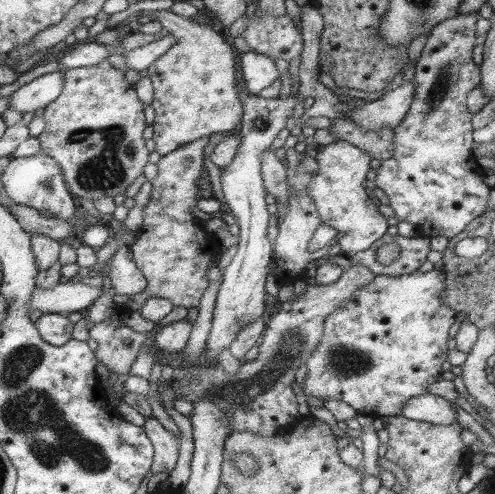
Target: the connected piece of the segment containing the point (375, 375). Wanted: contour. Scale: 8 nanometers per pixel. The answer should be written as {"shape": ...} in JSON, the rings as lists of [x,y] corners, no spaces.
{"shape":[[[441,270],[411,272],[403,276],[377,276],[373,282],[329,314],[323,322],[319,344],[305,360],[307,376],[301,394],[317,400],[337,400],[361,416],[399,416],[403,404],[427,394],[427,386],[437,382],[441,362],[445,362],[447,330],[467,316],[447,306],[441,294],[447,288],[447,274]]]}

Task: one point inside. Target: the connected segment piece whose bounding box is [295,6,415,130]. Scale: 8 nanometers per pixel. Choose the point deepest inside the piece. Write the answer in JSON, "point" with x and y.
{"point":[389,110]}

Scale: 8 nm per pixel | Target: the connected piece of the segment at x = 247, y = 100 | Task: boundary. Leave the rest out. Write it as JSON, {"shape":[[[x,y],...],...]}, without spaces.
{"shape":[[[237,86],[239,100],[243,104],[243,116],[241,116],[241,134],[243,134],[243,144],[239,144],[239,154],[231,164],[221,170],[221,192],[223,192],[223,210],[227,210],[231,216],[235,216],[237,226],[239,226],[239,242],[237,242],[237,254],[233,260],[223,268],[221,276],[221,288],[217,292],[215,308],[213,308],[213,320],[211,320],[211,332],[207,338],[207,348],[203,358],[209,360],[213,366],[217,366],[217,352],[223,348],[229,348],[229,344],[235,340],[235,334],[253,318],[259,318],[263,308],[263,298],[265,298],[265,278],[269,276],[267,266],[271,262],[273,246],[267,238],[267,218],[269,212],[265,210],[265,182],[261,174],[261,164],[259,156],[273,138],[279,134],[279,130],[285,128],[285,118],[295,110],[293,106],[293,96],[281,100],[281,98],[259,98],[253,94],[243,94],[241,88]]]}

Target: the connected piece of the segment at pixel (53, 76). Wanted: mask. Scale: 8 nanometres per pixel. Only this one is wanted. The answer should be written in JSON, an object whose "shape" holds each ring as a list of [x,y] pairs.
{"shape":[[[49,72],[27,82],[25,86],[21,86],[11,94],[9,108],[23,114],[35,112],[37,108],[45,108],[47,104],[55,102],[63,92],[63,80],[65,72]]]}

